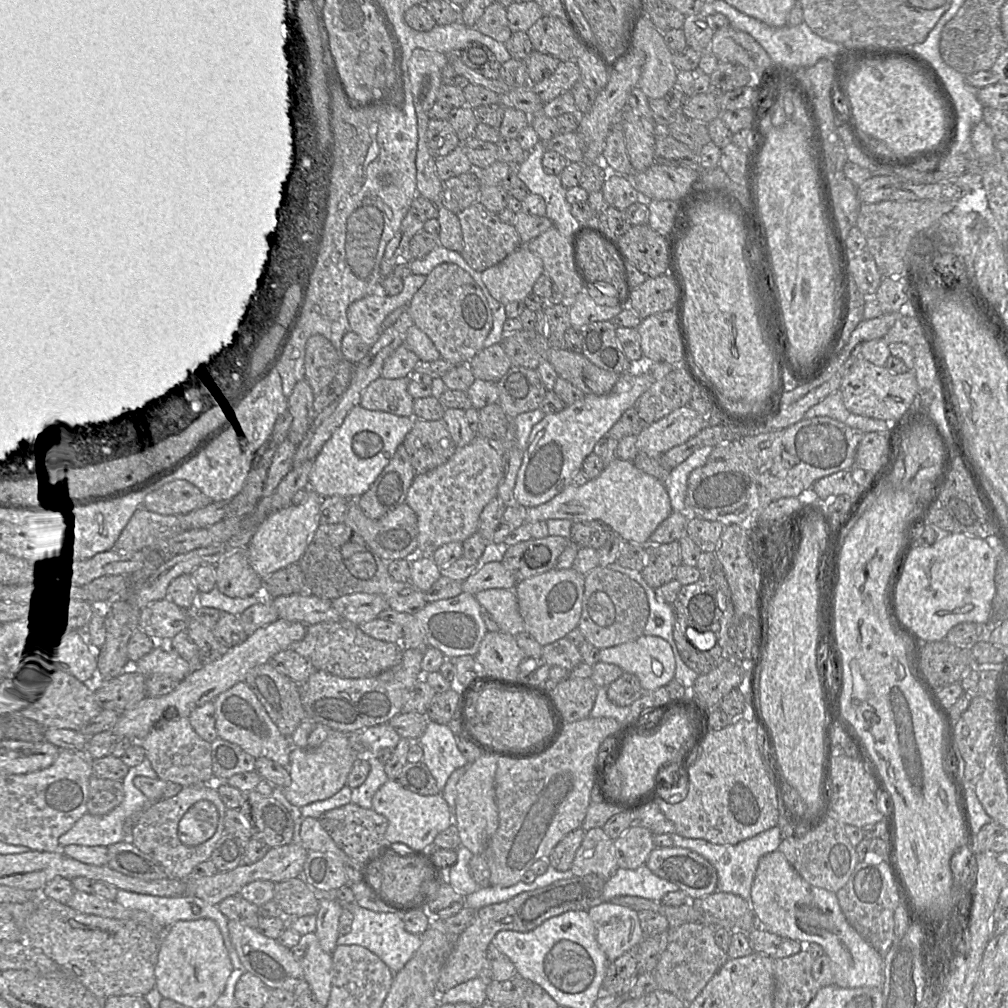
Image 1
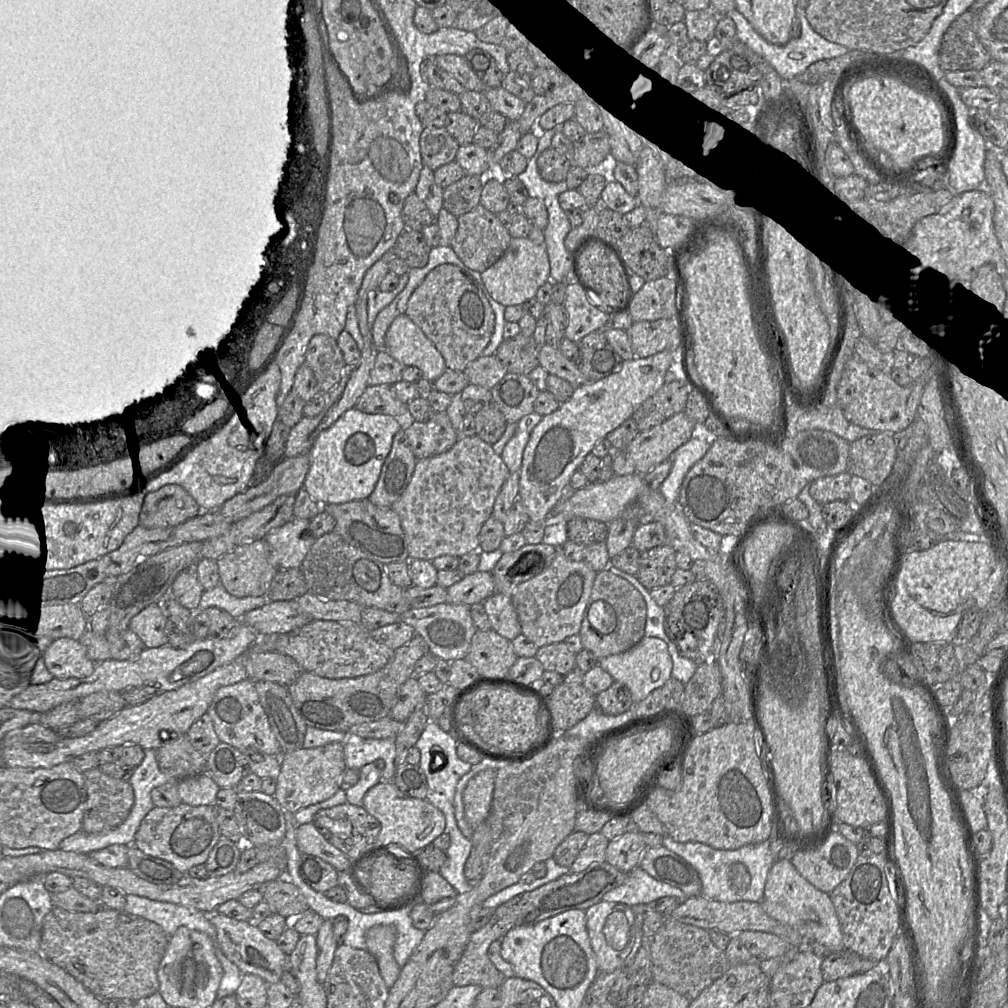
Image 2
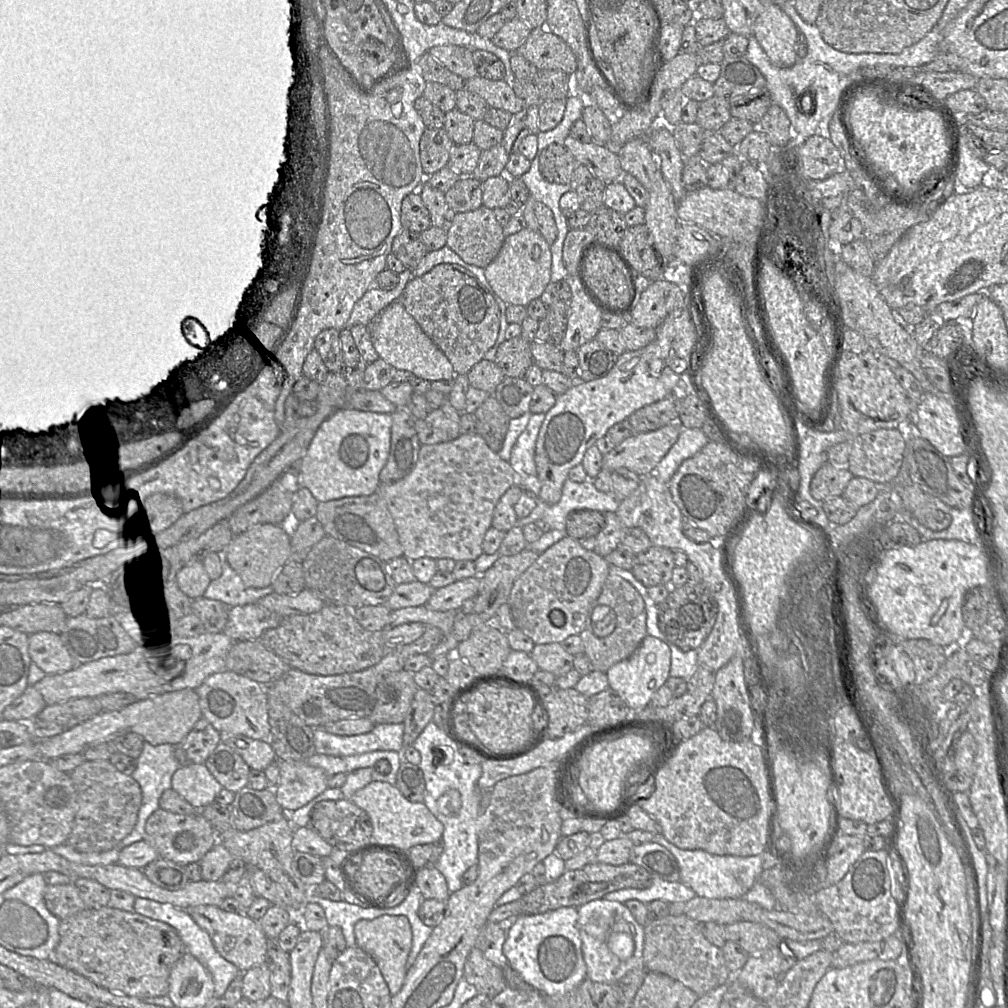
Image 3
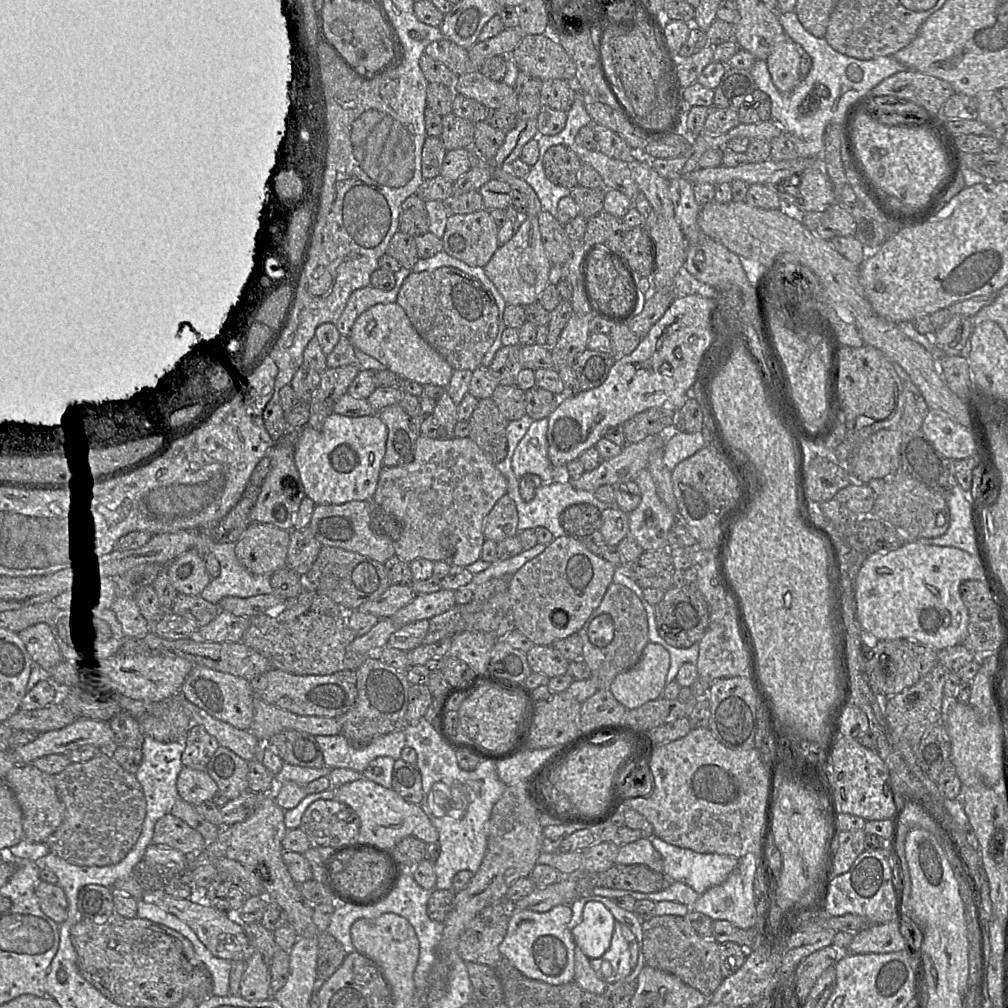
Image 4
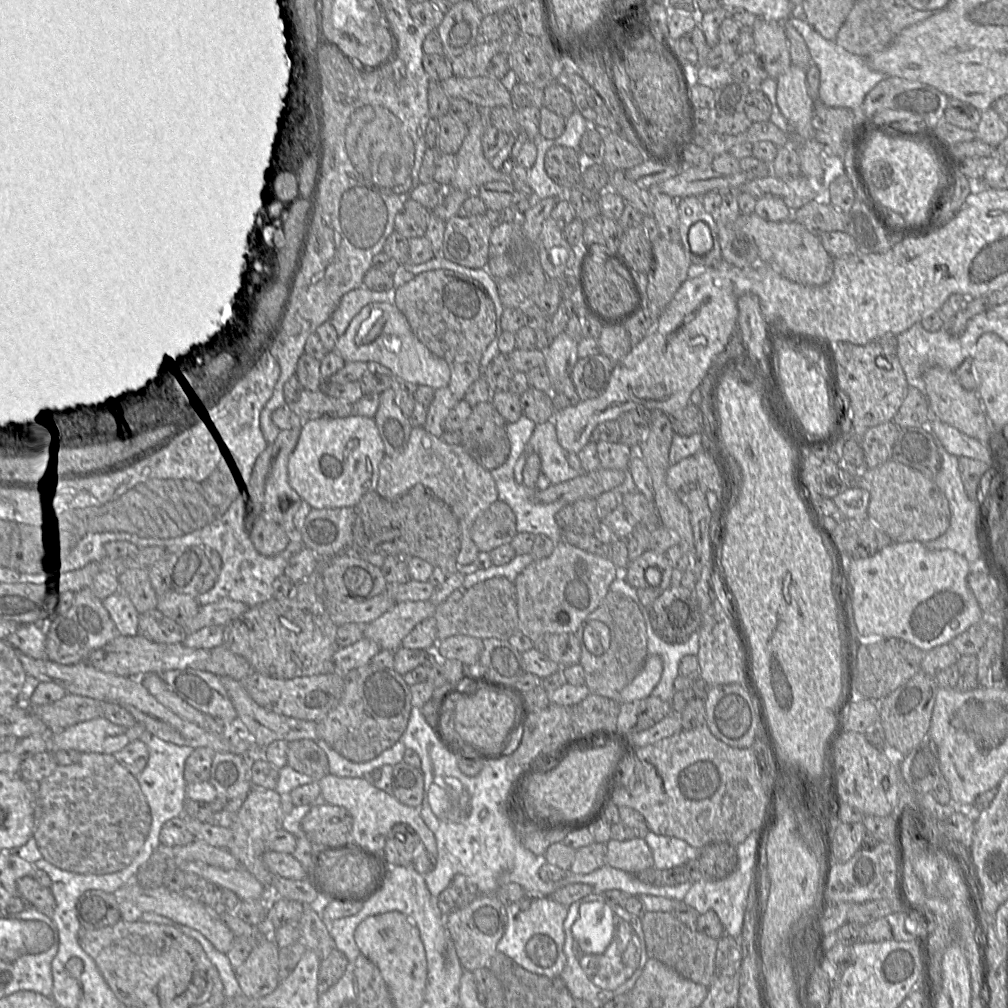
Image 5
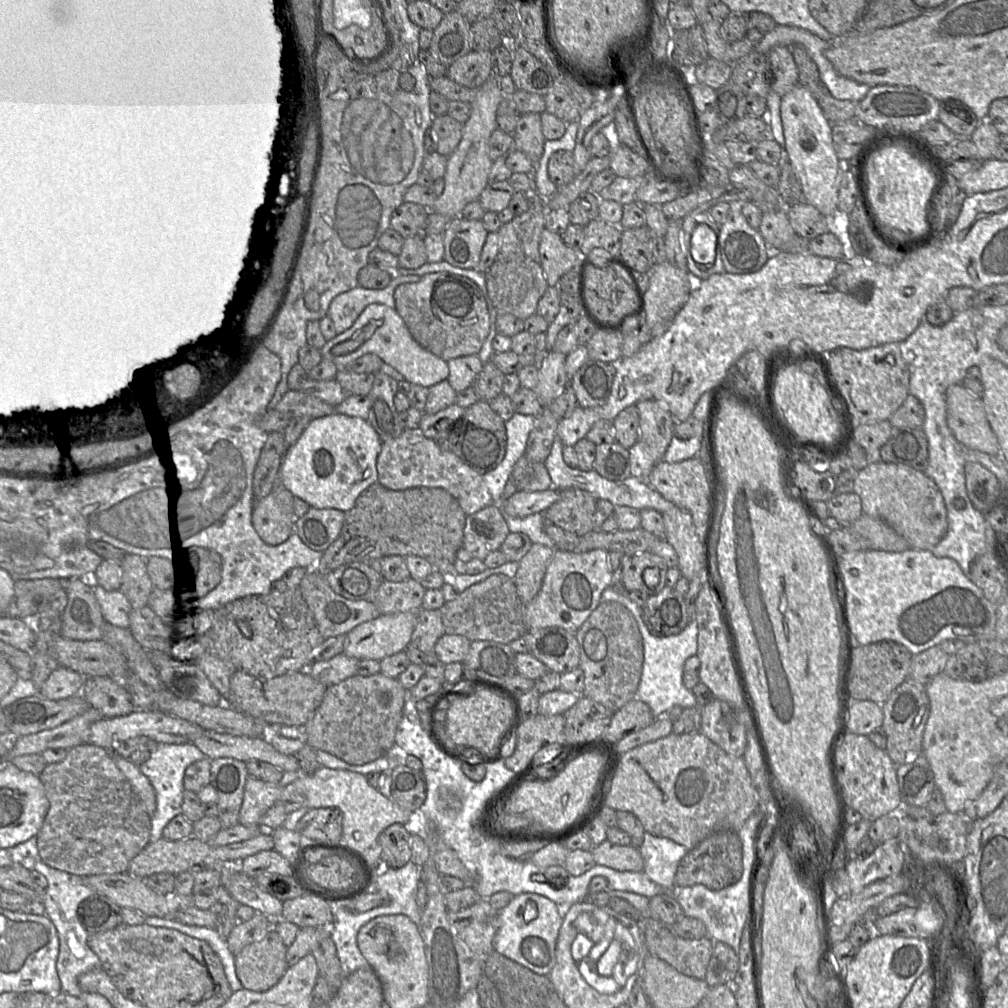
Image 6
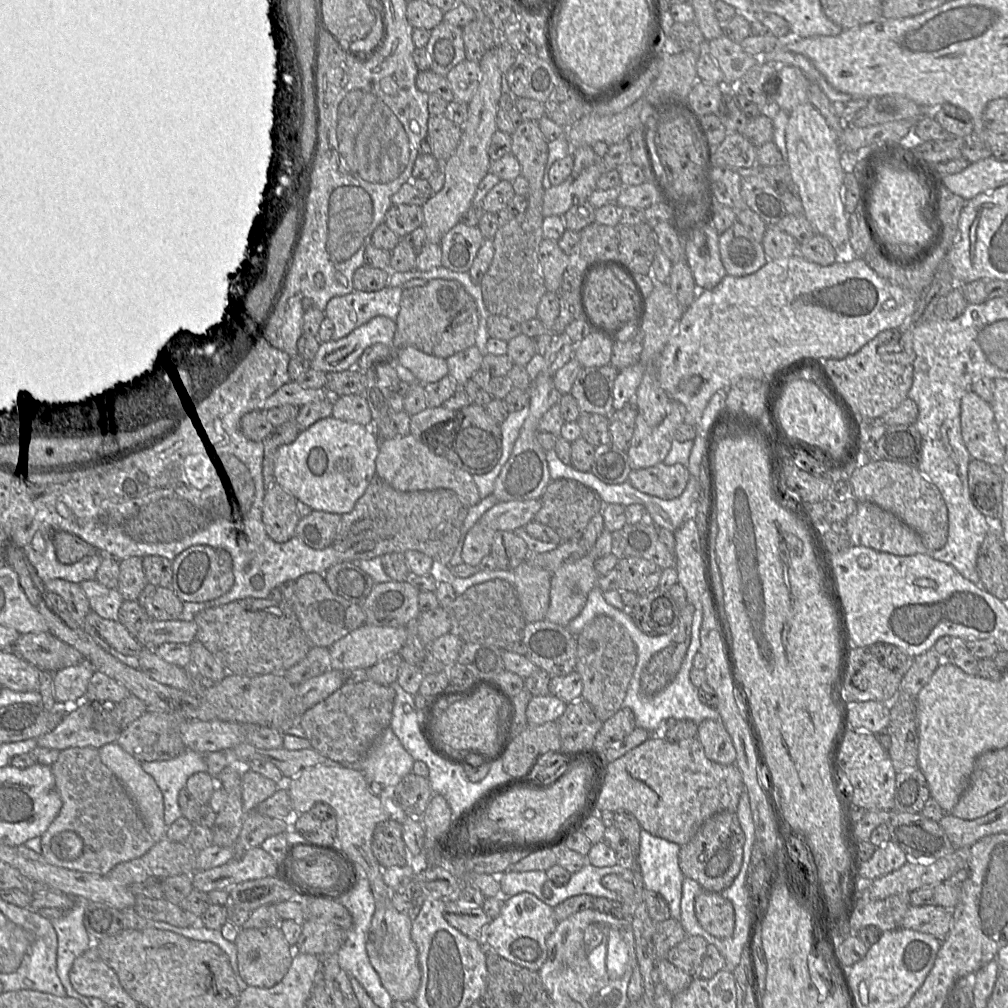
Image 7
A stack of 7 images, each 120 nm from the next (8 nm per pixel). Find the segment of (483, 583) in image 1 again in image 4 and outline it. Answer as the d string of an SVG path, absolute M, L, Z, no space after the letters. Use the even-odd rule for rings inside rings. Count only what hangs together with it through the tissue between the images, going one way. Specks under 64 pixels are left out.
M440 589L433 593L417 594L390 618L398 628L419 620L431 619L456 605L454 592L455 590Z

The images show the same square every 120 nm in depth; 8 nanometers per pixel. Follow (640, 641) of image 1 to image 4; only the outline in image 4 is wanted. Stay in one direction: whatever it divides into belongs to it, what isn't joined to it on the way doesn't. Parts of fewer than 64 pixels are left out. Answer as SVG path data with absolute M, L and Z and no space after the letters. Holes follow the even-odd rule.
M649 642L639 661L627 671L619 673L610 685L610 692L627 710L640 707L644 703L663 696L666 676L670 666L670 654L660 644Z

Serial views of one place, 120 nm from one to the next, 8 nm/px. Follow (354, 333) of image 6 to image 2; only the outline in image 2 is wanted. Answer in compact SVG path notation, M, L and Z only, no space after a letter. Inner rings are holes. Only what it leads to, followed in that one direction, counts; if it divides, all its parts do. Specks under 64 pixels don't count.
M406 314L389 326L384 349L403 366L415 366L423 377L433 382L446 370L443 356L433 342Z

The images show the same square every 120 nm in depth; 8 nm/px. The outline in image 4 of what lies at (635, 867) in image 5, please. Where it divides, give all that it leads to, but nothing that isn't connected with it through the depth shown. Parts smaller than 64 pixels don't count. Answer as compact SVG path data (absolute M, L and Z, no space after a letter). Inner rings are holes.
M647 838L620 845L615 863L645 865L652 871L659 873L662 873L664 869L664 861L661 854Z

